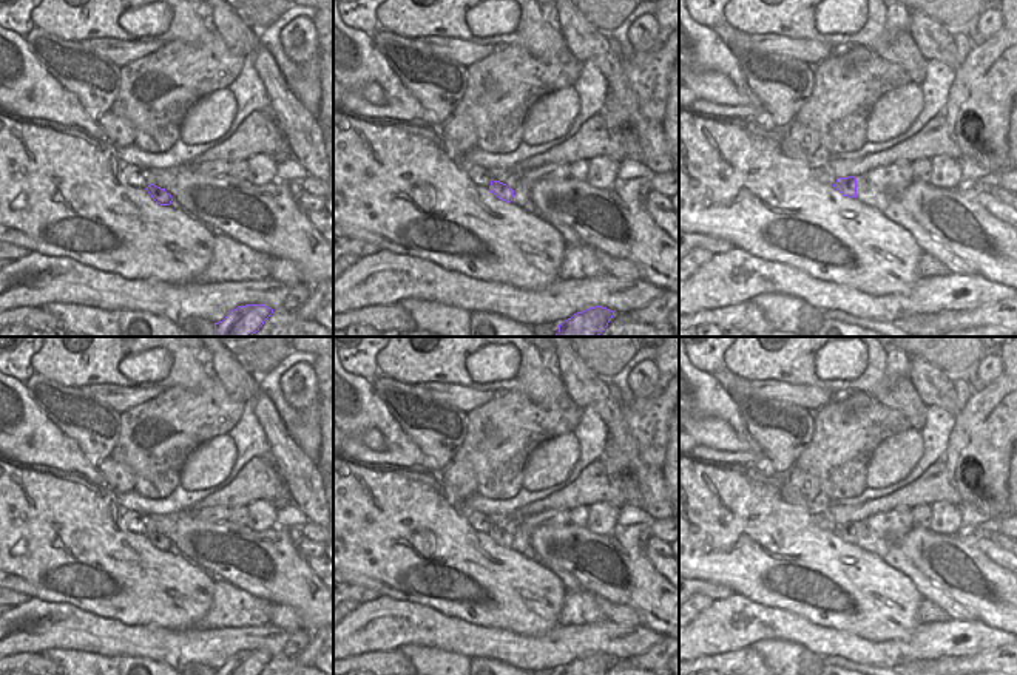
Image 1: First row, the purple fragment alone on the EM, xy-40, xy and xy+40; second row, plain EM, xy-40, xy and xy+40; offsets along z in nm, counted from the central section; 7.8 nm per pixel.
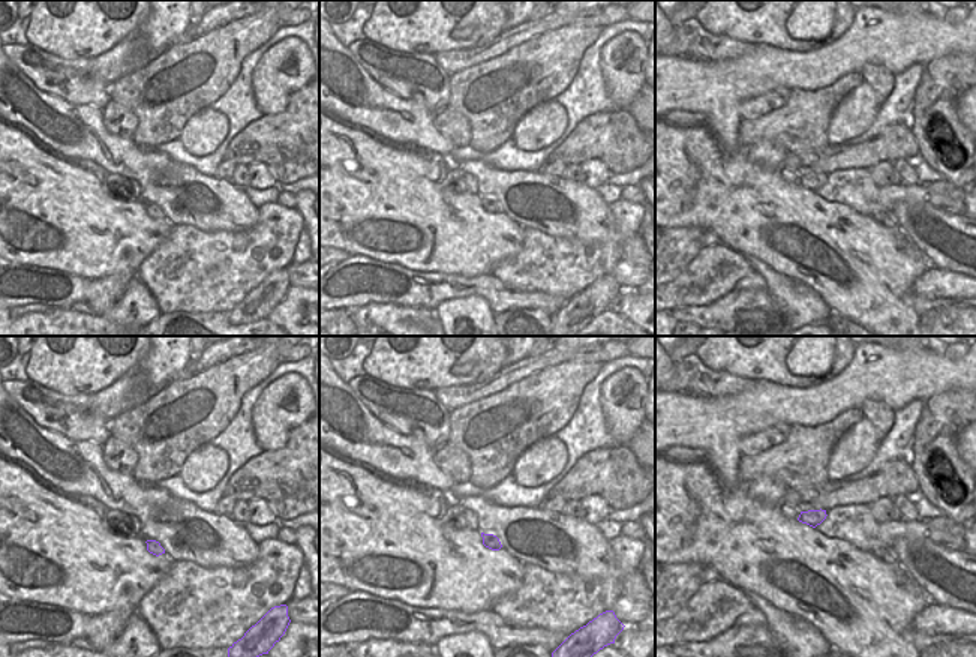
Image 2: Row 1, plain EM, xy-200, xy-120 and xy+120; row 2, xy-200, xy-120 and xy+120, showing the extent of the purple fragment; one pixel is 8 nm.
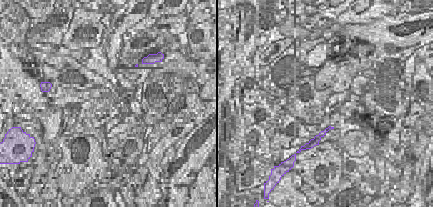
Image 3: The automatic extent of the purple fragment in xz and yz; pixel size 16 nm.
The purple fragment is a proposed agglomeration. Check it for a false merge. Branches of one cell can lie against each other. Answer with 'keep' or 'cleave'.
keep

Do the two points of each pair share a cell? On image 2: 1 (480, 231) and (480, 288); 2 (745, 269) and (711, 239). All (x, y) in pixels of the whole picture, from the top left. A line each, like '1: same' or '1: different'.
1: different
2: different

